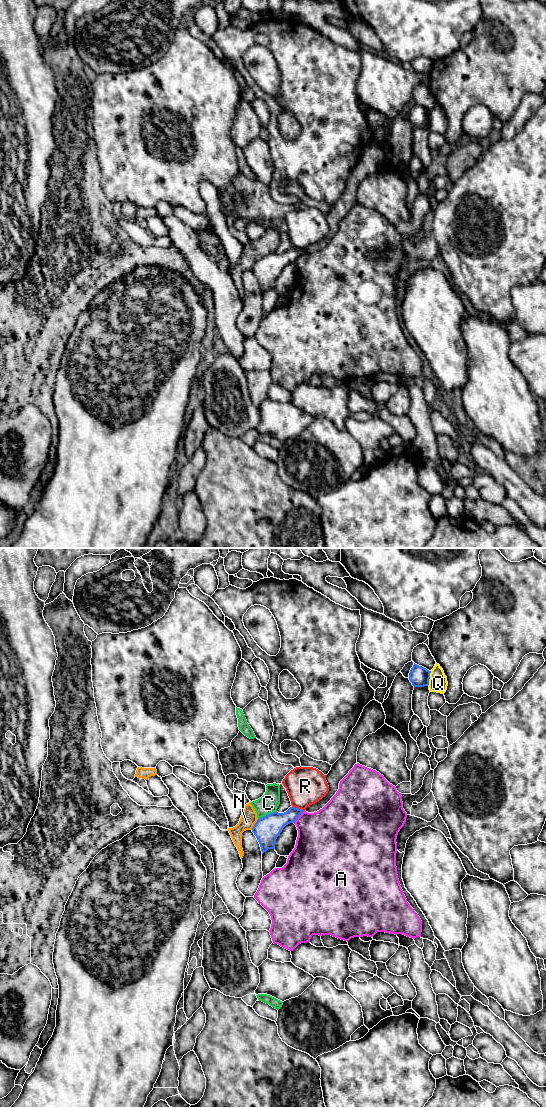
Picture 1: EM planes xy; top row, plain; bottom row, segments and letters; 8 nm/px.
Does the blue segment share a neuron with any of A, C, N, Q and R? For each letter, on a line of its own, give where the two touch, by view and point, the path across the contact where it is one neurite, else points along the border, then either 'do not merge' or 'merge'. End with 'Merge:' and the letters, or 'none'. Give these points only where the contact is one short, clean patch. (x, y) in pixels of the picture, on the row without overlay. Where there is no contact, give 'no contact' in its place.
A: xy (298, 256) | do not merge
C: xy (268, 254) | do not merge
N: xy (254, 264) | along xy (258, 259), (251, 269) | do not merge
Q: xy (429, 118) | do not merge
R: xy (298, 249) | do not merge
Merge: none

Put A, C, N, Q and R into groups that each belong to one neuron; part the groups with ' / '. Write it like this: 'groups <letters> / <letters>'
groups A / C N / Q / R

